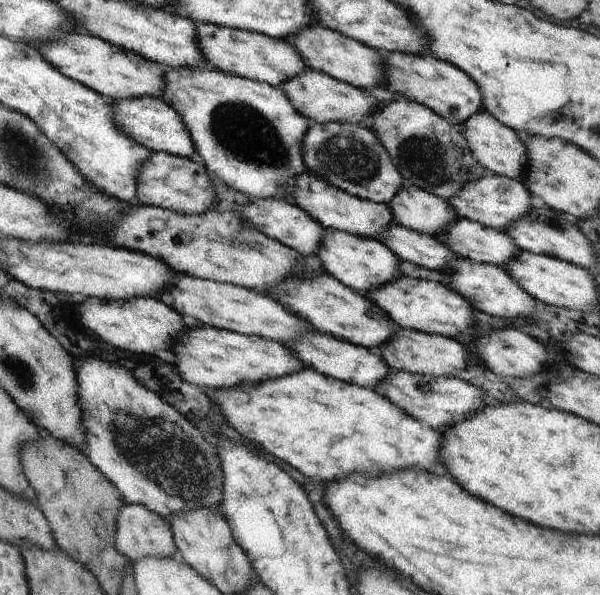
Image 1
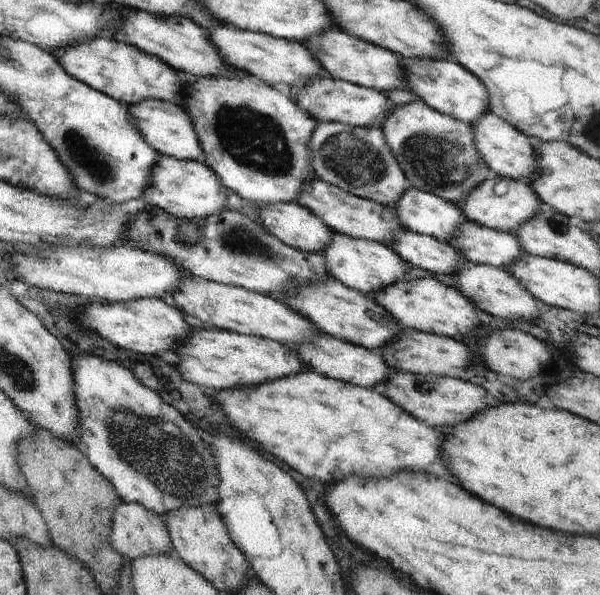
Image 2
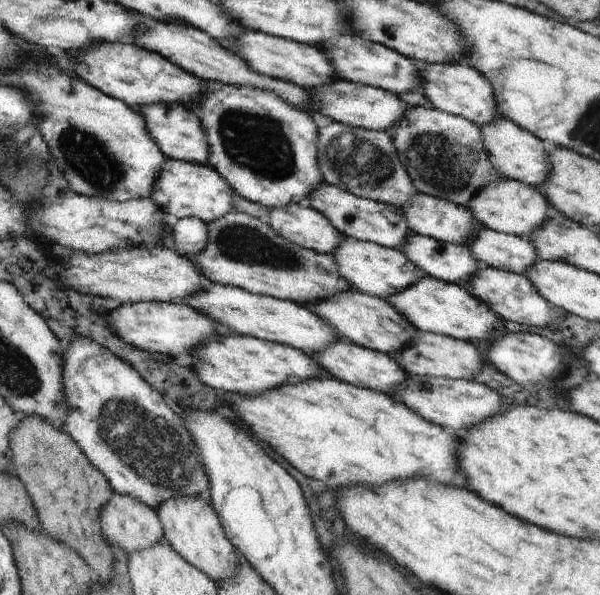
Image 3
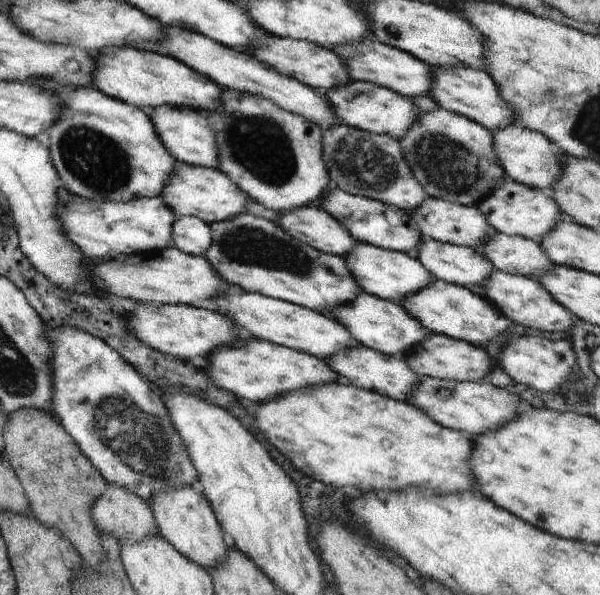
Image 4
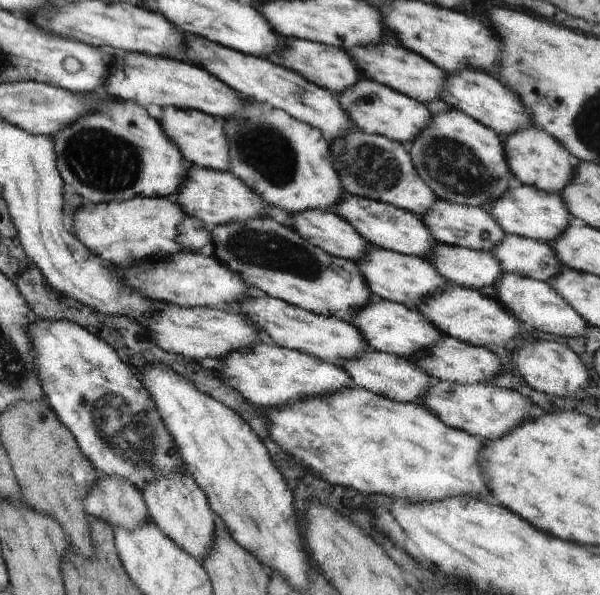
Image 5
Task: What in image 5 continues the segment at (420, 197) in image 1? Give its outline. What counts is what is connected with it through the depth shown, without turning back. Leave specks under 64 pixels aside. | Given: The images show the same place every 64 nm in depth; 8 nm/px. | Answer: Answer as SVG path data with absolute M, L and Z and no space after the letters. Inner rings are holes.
M443 199L436 200L432 208L420 217L430 230L436 243L448 246L464 247L474 251L489 252L500 244L500 240L506 236L504 230L496 224L488 210L479 207L468 207L462 204L452 203Z

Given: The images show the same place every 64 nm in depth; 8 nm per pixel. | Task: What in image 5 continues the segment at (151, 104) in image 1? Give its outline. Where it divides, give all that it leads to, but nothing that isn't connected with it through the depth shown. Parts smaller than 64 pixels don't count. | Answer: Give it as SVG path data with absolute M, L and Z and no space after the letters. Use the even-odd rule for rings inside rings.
M164 108L160 126L162 131L180 150L182 158L189 166L195 165L218 172L230 170L230 158L228 158L228 138L224 132L224 126L219 120L208 114L194 110L178 110L178 108Z

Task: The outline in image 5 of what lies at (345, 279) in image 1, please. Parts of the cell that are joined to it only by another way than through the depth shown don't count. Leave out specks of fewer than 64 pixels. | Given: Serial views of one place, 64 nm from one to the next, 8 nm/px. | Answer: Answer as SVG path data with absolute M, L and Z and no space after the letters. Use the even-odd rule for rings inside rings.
M371 245L357 264L372 295L389 302L402 304L407 308L417 309L418 304L424 302L428 296L440 292L442 288L449 285L448 280L444 276L440 276L428 260Z

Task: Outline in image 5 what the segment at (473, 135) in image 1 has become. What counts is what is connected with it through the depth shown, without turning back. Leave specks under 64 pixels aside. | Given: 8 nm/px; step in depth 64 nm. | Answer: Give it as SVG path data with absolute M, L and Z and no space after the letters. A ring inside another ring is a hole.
M524 128L503 140L506 160L509 160L512 175L519 183L544 192L560 194L572 180L577 161L554 136L550 136L542 128Z

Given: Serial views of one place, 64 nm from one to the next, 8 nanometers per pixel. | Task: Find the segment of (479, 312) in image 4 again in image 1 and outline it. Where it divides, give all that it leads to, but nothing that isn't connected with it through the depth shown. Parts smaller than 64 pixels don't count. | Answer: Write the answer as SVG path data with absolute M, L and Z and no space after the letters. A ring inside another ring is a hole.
M398 275L391 283L369 290L365 294L381 311L396 324L396 327L414 329L428 334L455 339L456 333L468 330L475 310L469 302L448 286L435 281L413 279Z

